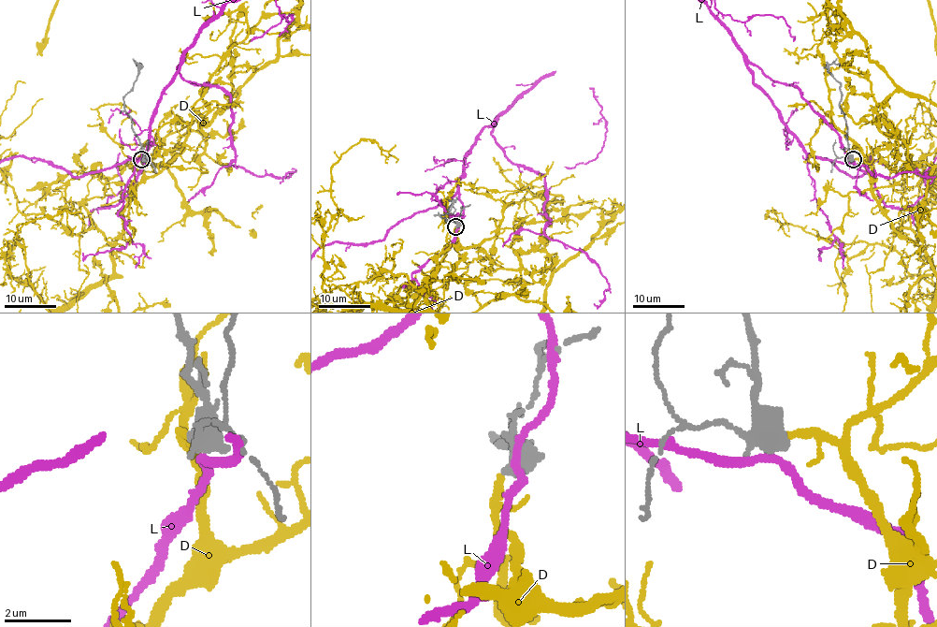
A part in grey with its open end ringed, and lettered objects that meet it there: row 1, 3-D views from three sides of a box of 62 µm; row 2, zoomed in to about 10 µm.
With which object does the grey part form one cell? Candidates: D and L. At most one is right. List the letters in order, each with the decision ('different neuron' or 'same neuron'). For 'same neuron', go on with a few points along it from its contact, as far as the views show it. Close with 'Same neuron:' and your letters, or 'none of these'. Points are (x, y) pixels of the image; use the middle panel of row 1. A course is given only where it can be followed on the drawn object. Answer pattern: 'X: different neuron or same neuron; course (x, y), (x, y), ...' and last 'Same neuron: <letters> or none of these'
D: same neuron
L: different neuron
Same neuron: D

